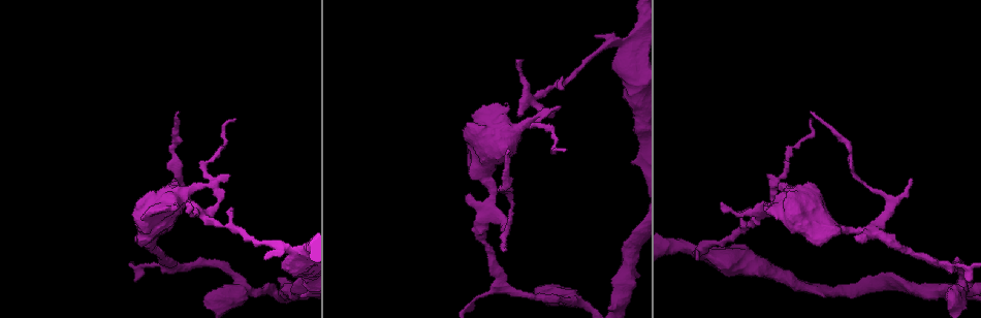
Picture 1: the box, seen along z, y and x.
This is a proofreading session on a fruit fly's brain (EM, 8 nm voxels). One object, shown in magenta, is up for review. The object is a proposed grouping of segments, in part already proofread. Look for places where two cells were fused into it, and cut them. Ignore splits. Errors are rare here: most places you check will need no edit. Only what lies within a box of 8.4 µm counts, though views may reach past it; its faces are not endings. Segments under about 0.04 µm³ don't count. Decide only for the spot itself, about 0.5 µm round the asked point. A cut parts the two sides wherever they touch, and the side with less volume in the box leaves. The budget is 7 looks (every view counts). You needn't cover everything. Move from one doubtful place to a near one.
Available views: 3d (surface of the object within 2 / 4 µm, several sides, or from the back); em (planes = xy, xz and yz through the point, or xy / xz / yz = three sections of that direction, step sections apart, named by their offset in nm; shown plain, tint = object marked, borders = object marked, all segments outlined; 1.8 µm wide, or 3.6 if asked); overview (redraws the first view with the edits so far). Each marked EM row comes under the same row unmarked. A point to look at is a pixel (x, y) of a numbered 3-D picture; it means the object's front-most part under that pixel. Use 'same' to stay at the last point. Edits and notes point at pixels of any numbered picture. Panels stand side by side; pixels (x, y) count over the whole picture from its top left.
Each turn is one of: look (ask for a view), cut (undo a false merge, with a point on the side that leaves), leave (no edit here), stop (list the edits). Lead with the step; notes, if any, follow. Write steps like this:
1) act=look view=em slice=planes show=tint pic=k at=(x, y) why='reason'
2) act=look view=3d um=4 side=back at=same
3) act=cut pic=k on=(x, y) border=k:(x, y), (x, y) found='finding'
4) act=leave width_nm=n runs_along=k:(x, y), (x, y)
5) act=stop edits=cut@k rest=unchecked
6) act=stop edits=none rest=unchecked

act=look view=em slice=planes show=tint pic=1 at=(170, 266) why='branch point'

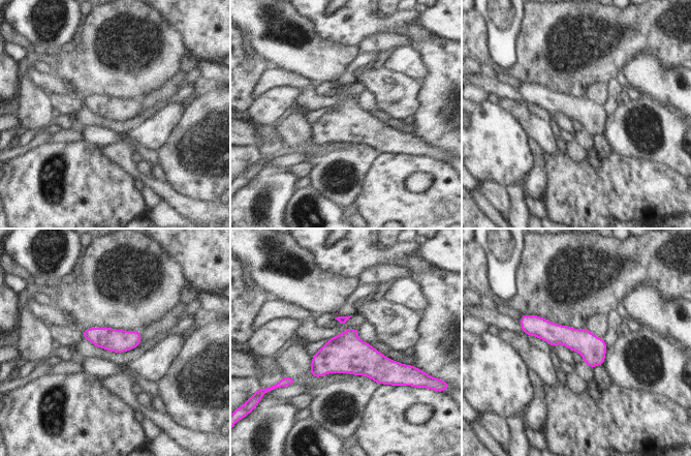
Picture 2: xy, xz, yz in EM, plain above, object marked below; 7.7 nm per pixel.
act=leave width_nm=180 runs_along=2:(524, 316), (579, 340), (601, 362) found='continuous, no second cell'

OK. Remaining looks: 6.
act=look view=3d um=2 pic=1 at=(491, 212) why='branch point'

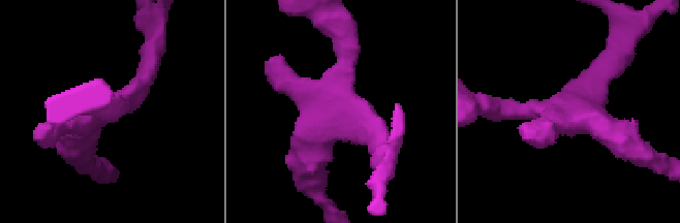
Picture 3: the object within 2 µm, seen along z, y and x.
act=look view=em slice=planes show=tint pic=3 at=(572, 109)

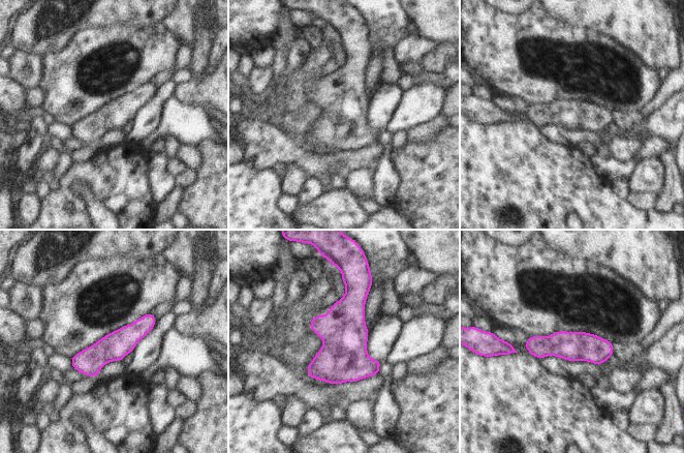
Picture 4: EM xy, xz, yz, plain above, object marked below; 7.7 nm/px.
act=leave runs_along=4:(150, 315), (116, 345), (74, 365) found='continuous, no second cell'

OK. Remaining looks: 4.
act=look view=3d um=4 side=back pic=1 at=(240, 287) why='abrupt turn'

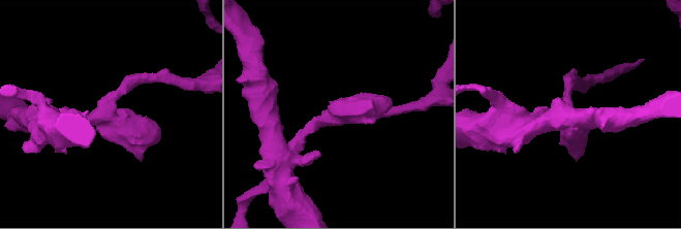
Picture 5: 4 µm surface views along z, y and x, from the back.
act=look view=em slice=planes show=tint pic=5 at=(337, 116) arms=3 arm_widths_nm=200,220,460 why='now the EM'

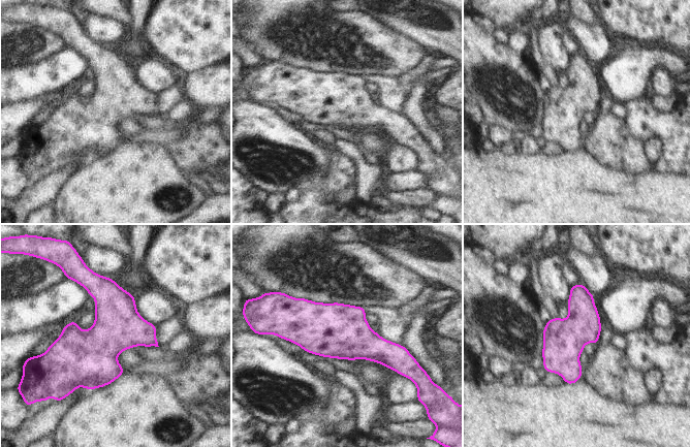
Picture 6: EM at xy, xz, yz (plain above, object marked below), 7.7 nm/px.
act=leave found='all the same cell'

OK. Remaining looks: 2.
act=stop edits=none rest=unchecked

